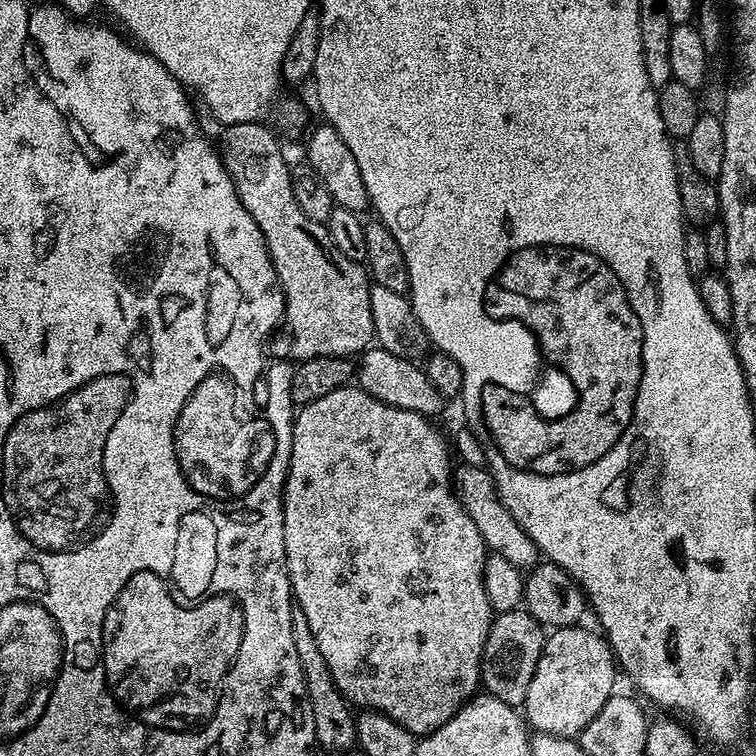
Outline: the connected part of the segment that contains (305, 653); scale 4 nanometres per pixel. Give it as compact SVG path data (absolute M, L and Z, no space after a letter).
M293 607L292 610L292 629L294 630L294 646L302 662L302 674L308 691L308 701L312 707L316 744L324 747L328 752L344 752L348 747L356 744L356 722L353 709L338 690L330 674L330 666L326 666L326 658L322 658L322 650L318 650L318 642L314 639L314 634L310 634L306 614L302 614L302 610L298 607Z

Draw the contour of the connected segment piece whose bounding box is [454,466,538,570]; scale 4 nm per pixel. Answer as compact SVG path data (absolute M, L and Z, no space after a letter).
M460 466L454 472L454 491L460 497L460 505L470 514L474 526L478 526L478 534L482 534L485 549L489 553L506 558L515 568L531 570L538 563L536 544L518 526L518 522L510 514L510 510L500 500L496 486L492 483L492 473L487 467L469 468Z

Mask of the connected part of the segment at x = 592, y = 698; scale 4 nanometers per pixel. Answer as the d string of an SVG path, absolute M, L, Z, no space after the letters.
M584 627L557 628L544 641L544 653L534 670L534 678L530 678L530 690L526 690L526 702L522 705L527 723L537 733L546 736L579 737L580 732L590 726L590 721L598 715L598 710L602 710L602 706L606 706L606 702L614 694L615 688L612 687L616 684L618 664L612 655L612 647L599 631L591 632Z

